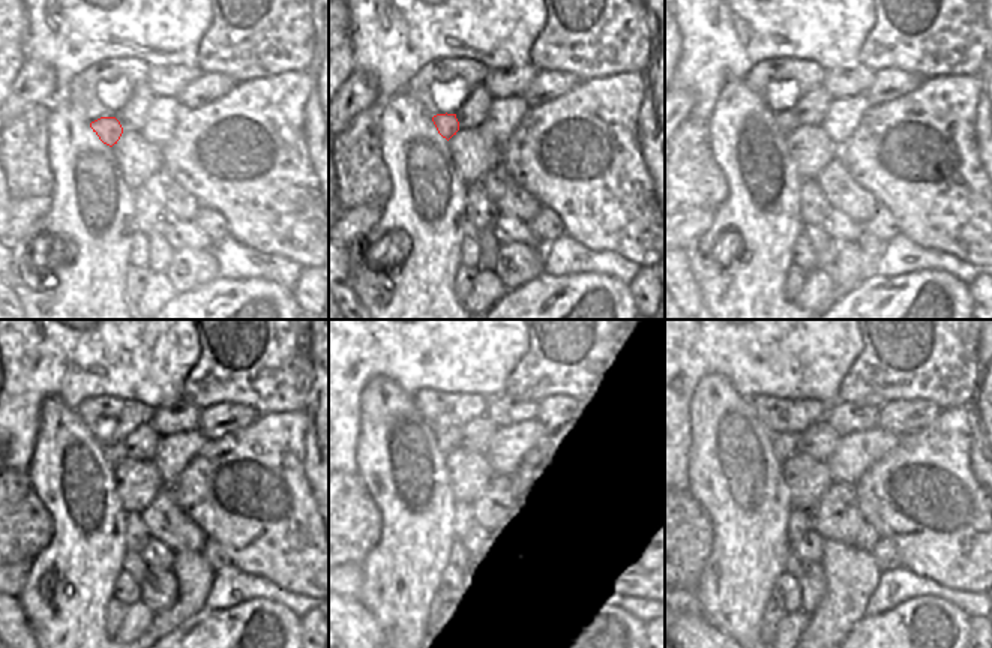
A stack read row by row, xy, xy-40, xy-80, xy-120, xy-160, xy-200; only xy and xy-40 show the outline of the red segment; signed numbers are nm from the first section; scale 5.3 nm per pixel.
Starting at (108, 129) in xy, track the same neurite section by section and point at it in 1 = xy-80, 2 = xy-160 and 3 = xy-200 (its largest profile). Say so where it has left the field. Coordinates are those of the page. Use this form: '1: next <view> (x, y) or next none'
1: next xy-80 (787, 120)
2: next xy-160 (447, 440)
3: next xy-200 (784, 443)

